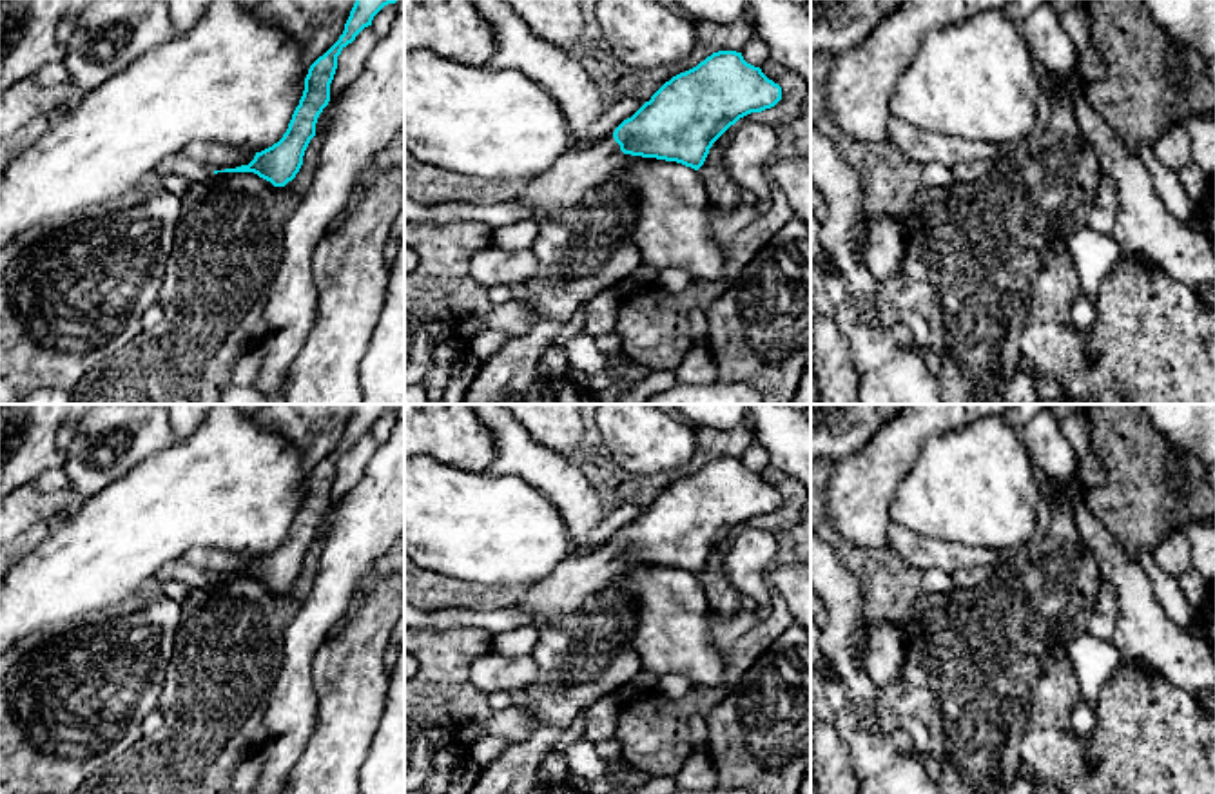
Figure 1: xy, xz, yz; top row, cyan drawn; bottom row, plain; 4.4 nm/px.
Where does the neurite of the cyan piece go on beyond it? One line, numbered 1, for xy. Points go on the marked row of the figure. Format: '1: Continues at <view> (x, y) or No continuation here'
1: No continuation here

